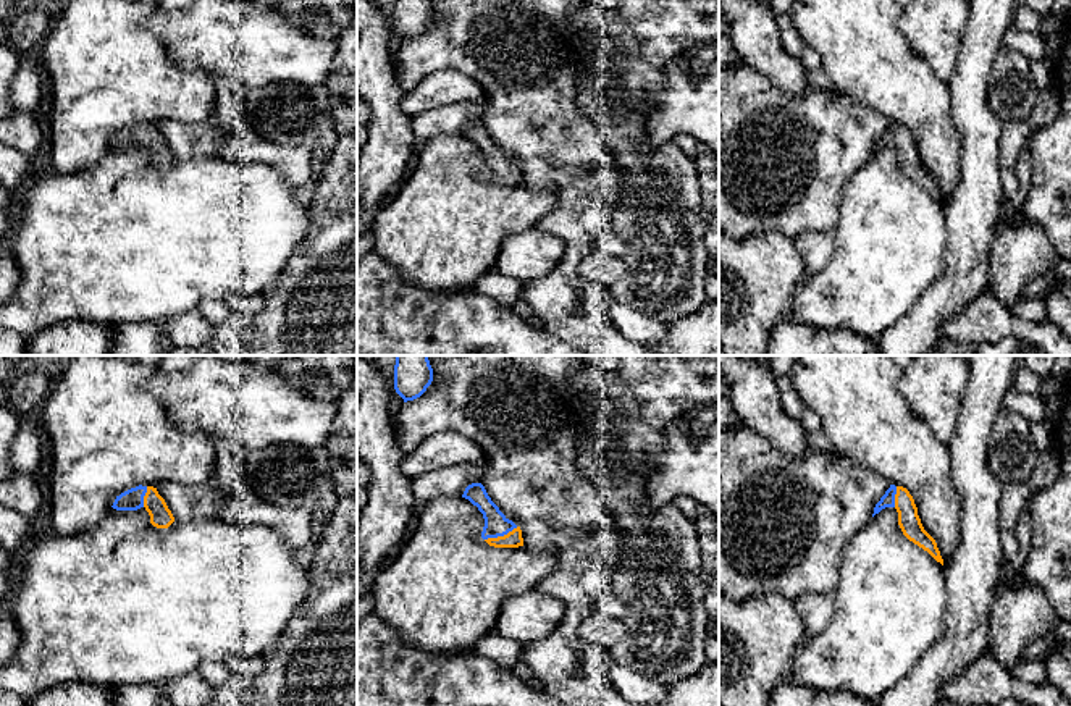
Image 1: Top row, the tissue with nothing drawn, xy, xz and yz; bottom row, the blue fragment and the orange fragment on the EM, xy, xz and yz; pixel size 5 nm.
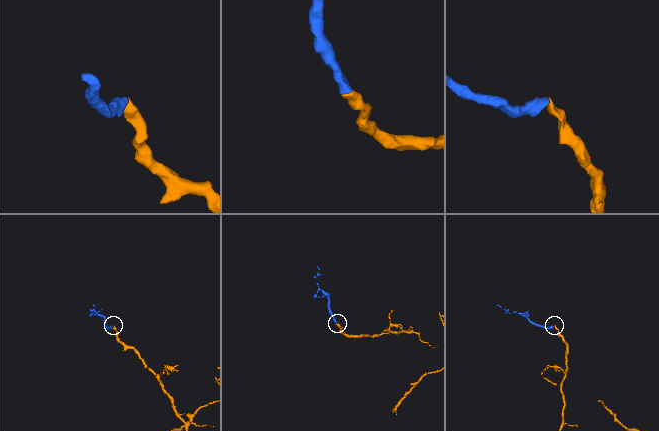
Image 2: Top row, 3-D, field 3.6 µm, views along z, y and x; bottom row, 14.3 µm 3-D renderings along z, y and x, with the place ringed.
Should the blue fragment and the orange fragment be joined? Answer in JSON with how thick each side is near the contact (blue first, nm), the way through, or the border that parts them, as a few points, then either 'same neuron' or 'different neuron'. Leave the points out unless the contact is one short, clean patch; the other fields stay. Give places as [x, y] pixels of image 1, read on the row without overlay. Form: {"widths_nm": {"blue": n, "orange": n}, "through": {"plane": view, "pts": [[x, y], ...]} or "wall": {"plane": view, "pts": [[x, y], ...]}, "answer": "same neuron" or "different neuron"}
{"widths_nm": {"blue": 120, "orange": 80}, "through": {"plane": "xz", "pts": [[496, 162], [501, 173], [514, 176]]}, "answer": "same neuron"}

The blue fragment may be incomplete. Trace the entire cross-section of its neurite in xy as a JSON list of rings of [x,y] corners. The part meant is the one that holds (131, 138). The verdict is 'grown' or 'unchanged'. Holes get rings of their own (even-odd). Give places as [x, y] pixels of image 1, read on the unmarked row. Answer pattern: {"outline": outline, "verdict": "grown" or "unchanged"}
{"outline": [[[136,124],[116,134],[113,144],[116,149],[137,149],[144,145],[150,153],[150,162],[157,166],[168,166],[174,155],[165,137],[153,124]]], "verdict": "grown"}

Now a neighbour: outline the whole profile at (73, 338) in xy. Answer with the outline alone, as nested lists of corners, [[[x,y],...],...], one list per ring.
[[[66,321],[32,336],[26,355],[108,355],[115,346],[110,326]]]

